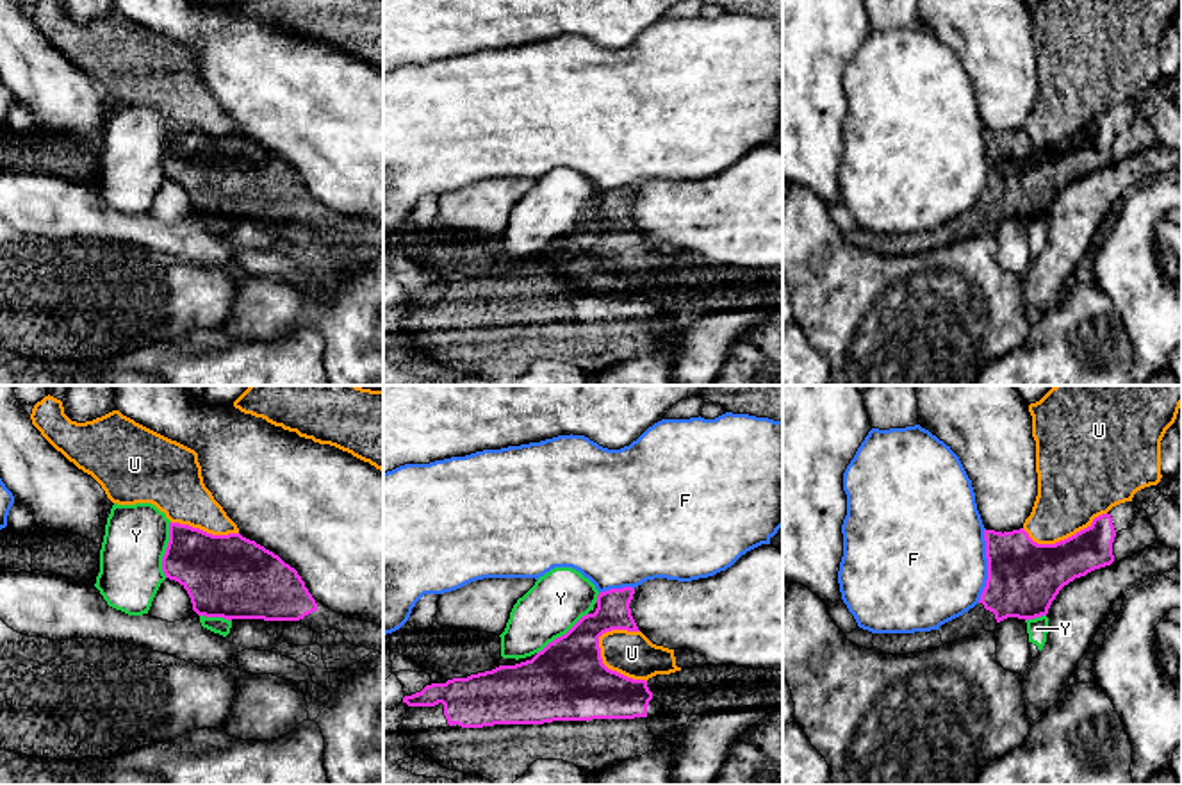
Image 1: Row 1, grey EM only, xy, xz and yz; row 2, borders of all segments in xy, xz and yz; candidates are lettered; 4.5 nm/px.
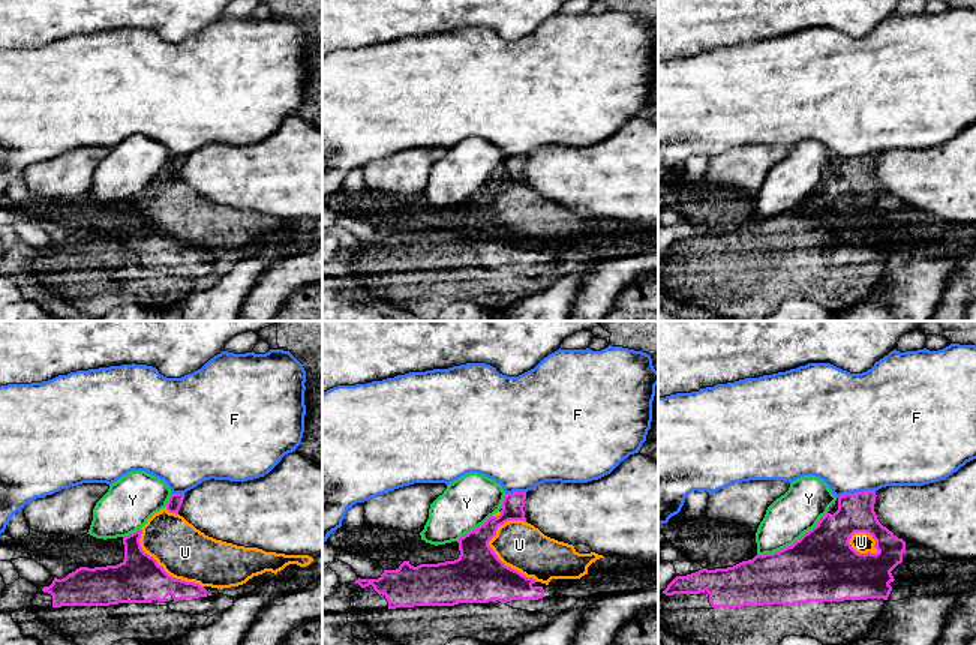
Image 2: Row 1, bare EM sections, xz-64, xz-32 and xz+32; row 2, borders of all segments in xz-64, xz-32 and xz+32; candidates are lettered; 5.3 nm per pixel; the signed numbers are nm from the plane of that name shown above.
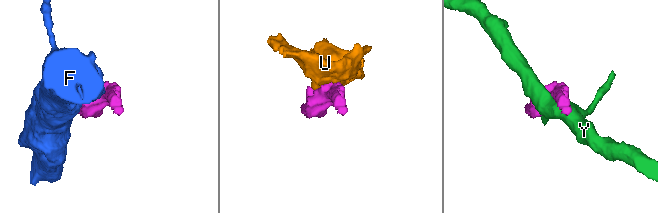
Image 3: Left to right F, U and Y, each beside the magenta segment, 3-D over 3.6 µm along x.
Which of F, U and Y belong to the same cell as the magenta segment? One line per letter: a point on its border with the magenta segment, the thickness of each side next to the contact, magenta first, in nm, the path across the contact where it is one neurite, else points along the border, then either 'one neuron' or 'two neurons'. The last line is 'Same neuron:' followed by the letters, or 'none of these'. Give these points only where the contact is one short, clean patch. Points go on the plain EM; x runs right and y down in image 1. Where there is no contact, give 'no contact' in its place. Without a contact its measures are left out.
F: contact yz (988, 166); calibres 320 and 480 nm; two neurons
U: contact xz (610, 270); calibres 360 and 200 nm; two neurons
Y: contact xy (166, 150); calibres 320 and 280 nm; two neurons
Same neuron: none of these

